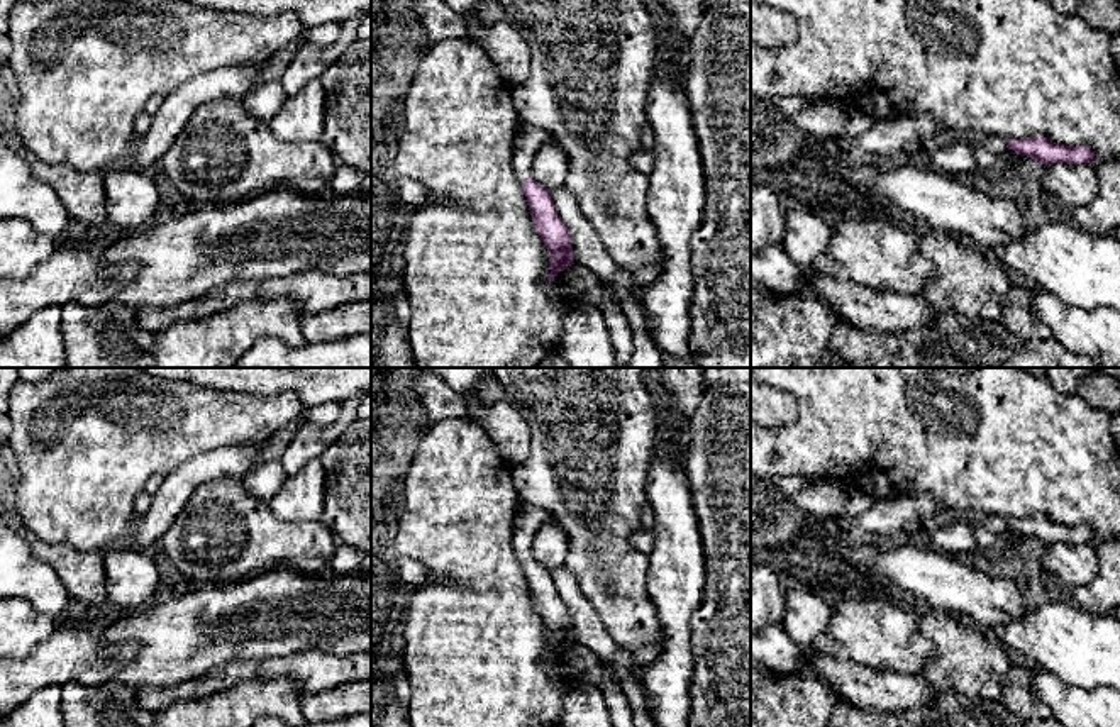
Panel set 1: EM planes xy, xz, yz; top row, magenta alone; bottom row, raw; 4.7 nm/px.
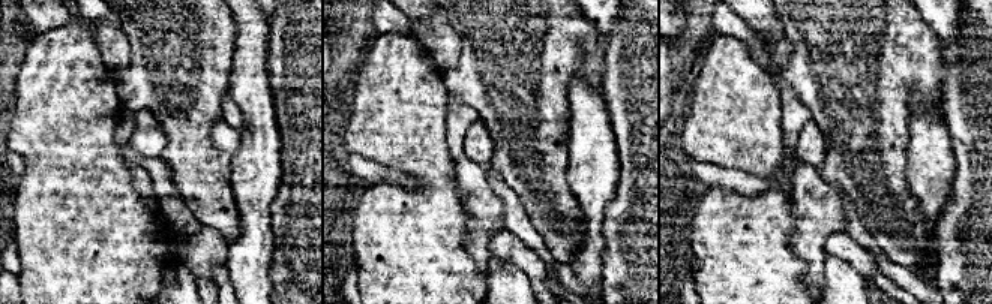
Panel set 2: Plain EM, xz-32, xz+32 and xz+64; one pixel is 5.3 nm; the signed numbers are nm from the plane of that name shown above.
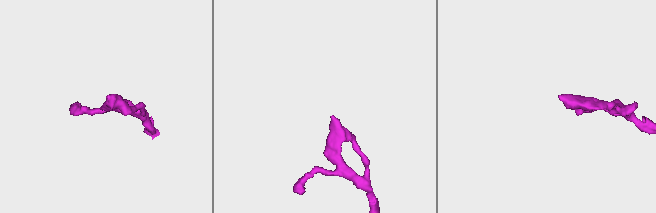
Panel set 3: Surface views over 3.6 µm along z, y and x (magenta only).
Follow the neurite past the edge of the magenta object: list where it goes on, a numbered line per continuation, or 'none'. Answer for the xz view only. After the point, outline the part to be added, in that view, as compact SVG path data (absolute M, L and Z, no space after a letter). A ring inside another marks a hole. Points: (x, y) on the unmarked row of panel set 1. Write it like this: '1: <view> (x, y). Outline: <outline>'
1: xz (527, 519). Outline: M518 498L513 517L513 551L522 563L532 556L532 541L537 529L546 522L547 512Z

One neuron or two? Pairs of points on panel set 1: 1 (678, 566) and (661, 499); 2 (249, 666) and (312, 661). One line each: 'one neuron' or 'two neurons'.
1: one neuron
2: one neuron

